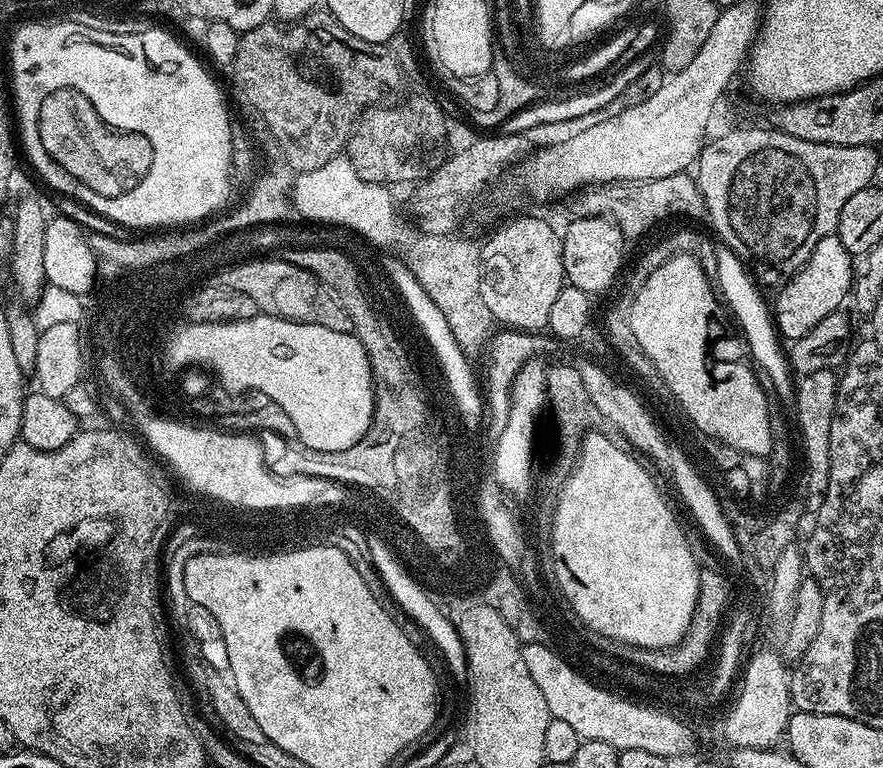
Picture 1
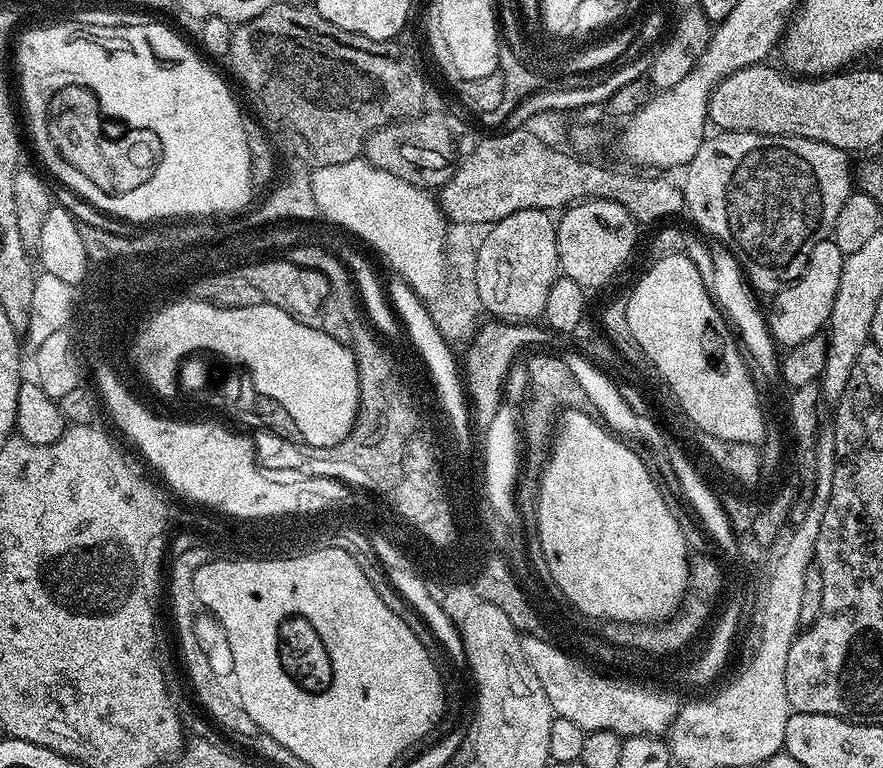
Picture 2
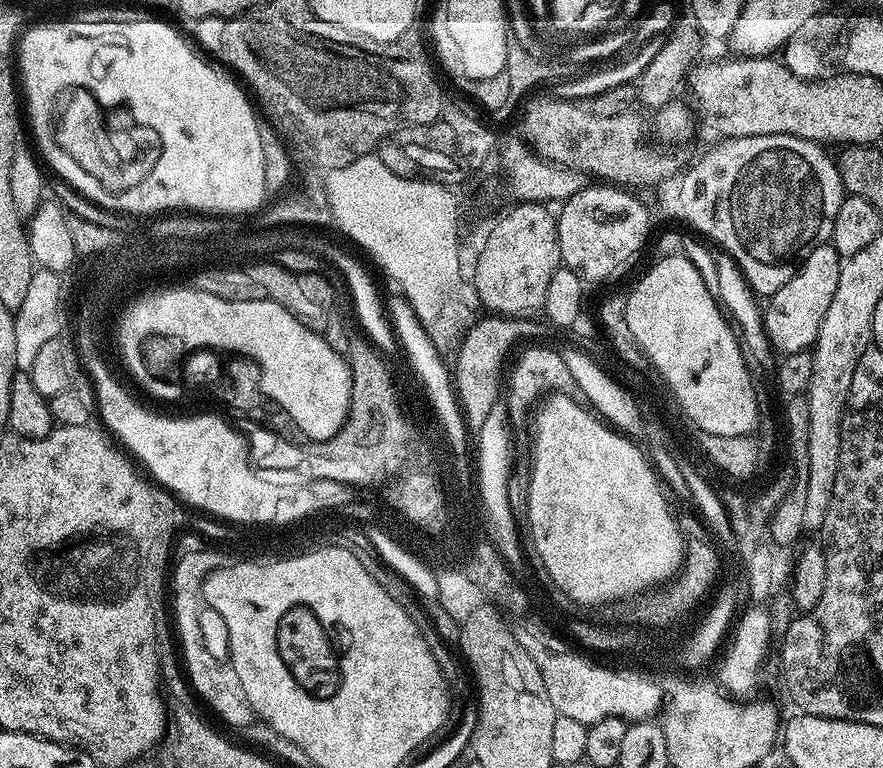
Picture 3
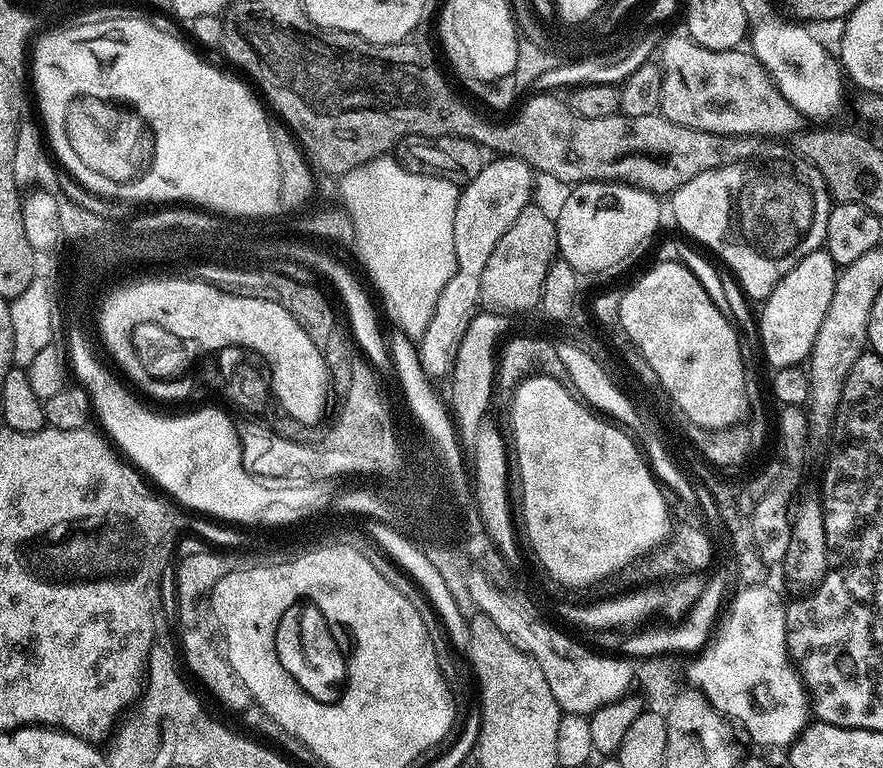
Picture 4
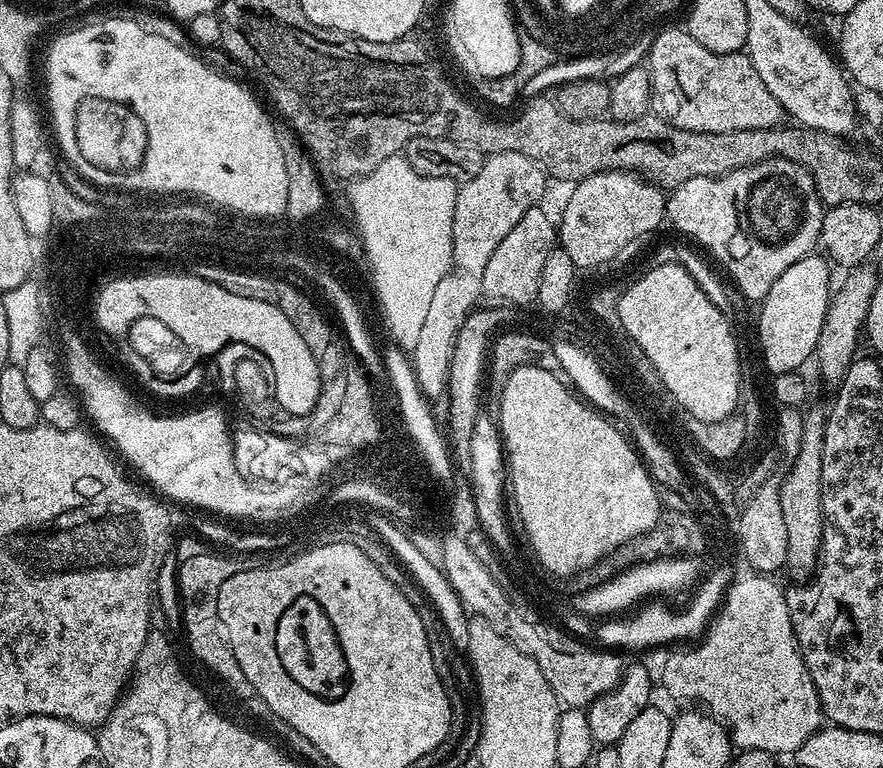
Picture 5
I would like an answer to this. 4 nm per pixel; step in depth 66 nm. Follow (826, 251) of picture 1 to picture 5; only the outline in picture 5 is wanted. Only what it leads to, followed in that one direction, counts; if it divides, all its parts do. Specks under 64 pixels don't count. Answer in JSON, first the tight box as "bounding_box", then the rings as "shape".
{"bounding_box":[759,255,834,373],"shape":[[[823,255],[803,256],[779,276],[778,282],[774,282],[763,300],[759,301],[760,352],[769,373],[794,372],[803,369],[803,364],[813,359],[826,322],[828,301],[834,291],[831,270]]]}

